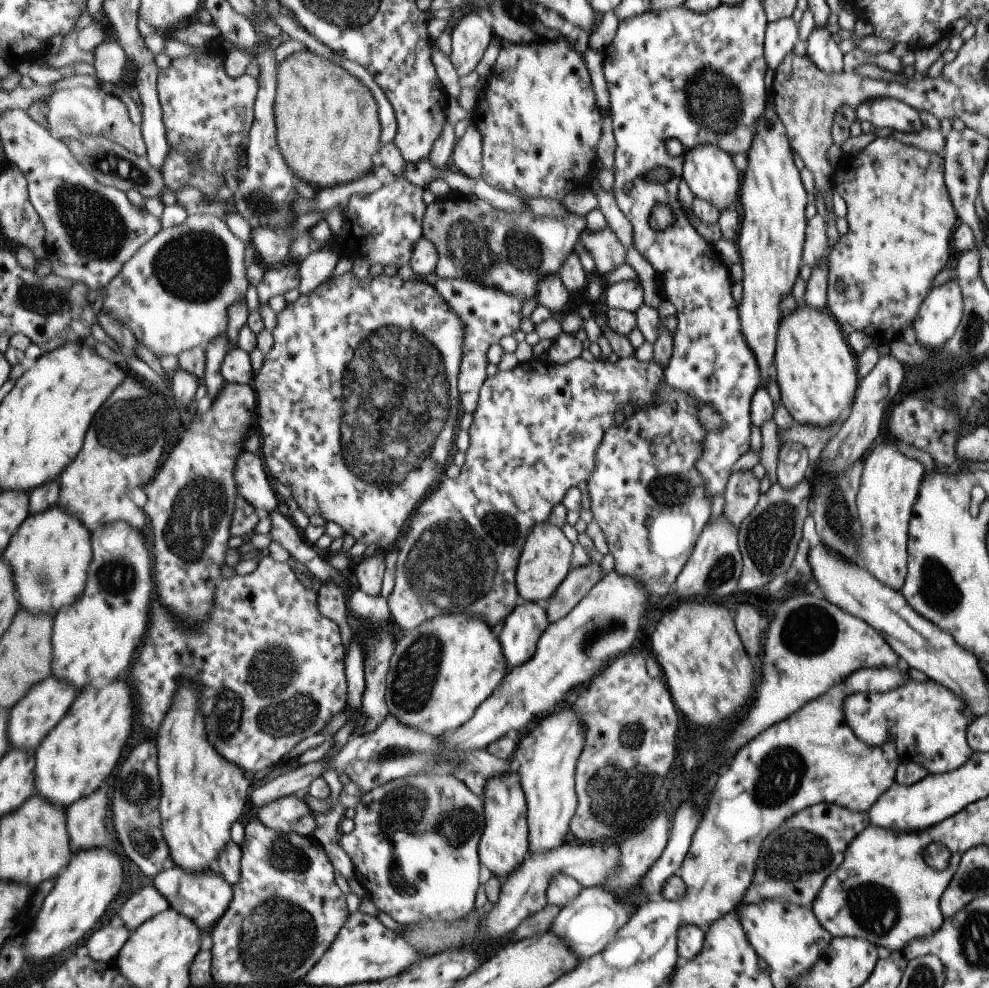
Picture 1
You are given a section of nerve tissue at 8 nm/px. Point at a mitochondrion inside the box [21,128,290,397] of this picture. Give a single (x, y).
(194, 266)

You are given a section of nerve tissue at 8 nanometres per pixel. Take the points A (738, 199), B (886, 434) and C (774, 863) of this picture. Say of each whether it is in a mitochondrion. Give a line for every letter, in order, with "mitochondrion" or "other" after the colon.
A: other
B: other
C: mitochondrion

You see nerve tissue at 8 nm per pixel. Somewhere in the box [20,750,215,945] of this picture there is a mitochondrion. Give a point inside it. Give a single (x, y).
(142, 841)

